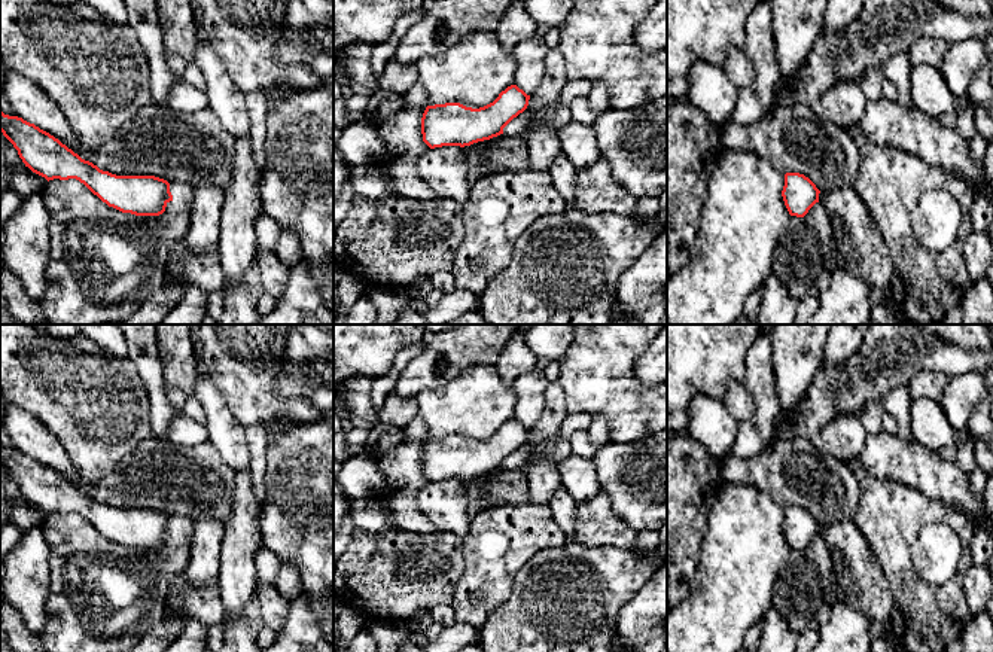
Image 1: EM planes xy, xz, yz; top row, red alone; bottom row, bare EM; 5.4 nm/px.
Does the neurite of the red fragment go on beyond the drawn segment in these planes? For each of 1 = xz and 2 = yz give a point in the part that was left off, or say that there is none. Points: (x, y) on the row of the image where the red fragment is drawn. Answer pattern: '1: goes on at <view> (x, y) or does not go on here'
1: does not go on here
2: does not go on here

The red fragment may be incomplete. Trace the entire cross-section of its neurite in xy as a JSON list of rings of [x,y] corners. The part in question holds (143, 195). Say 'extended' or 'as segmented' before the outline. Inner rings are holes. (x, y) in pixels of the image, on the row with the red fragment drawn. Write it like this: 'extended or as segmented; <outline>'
as segmented; [[[0,113],[0,131],[33,173],[54,179],[76,179],[109,207],[135,216],[159,216],[173,201],[170,183],[155,176],[116,176],[100,170],[49,132],[18,116]]]

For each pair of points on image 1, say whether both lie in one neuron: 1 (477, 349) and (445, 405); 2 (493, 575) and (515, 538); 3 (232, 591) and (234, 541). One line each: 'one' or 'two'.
1: two
2: one
3: one

